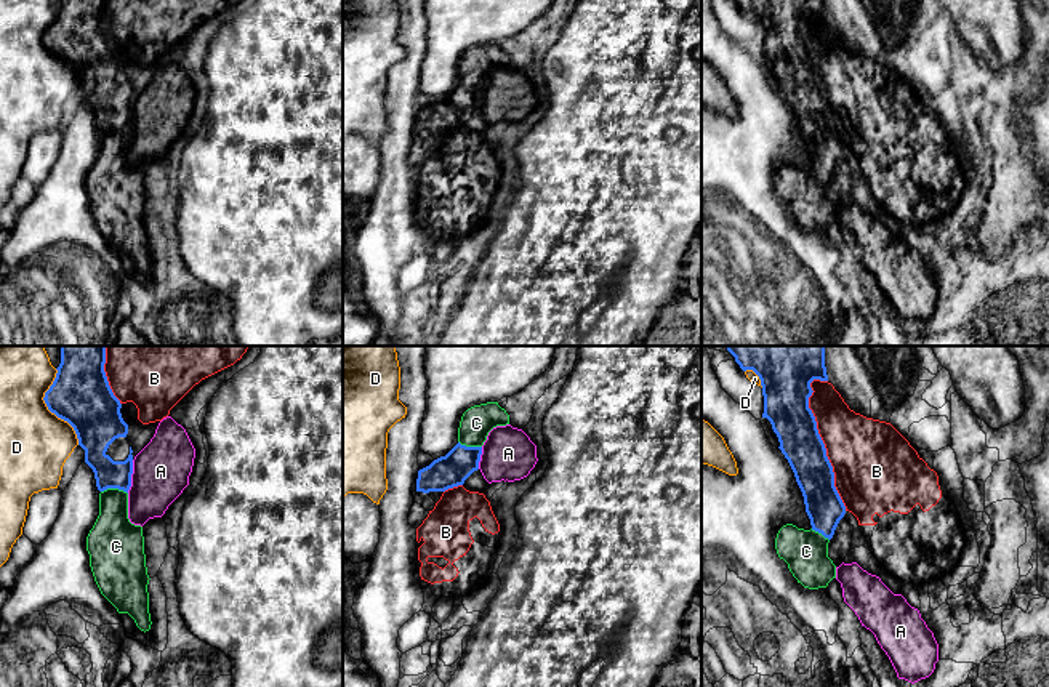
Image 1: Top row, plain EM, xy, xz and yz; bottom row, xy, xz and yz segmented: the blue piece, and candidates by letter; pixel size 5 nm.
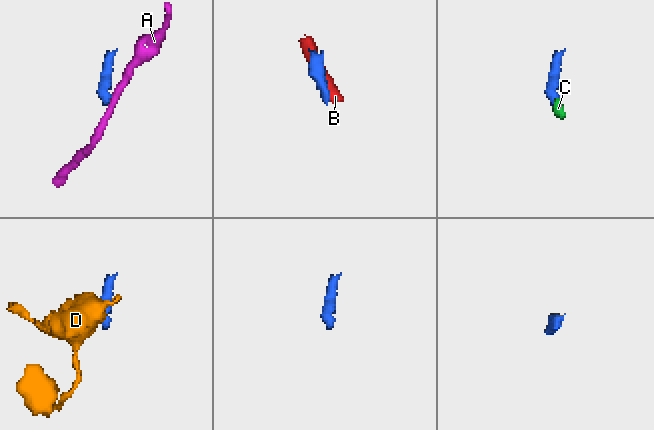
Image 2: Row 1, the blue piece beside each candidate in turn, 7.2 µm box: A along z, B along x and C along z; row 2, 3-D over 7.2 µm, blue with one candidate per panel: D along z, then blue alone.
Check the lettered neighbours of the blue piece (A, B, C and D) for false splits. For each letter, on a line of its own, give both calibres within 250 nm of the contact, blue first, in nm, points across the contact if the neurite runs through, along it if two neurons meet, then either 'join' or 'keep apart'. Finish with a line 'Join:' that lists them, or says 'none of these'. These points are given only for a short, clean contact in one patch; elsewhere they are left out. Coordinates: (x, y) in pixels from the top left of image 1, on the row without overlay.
A: calibres 150 and 280 nm; border xy (133, 101), (132, 127), (127, 133); keep apart
B: calibres 220 and 400 nm; keep apart
C: calibres 140 and 220 nm; way xy (109, 116), (114, 120), (114, 128), (112, 178); join
D: calibres 300 and 360 nm; keep apart
Join: C

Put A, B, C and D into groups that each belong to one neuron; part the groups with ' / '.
A / B / C / D

